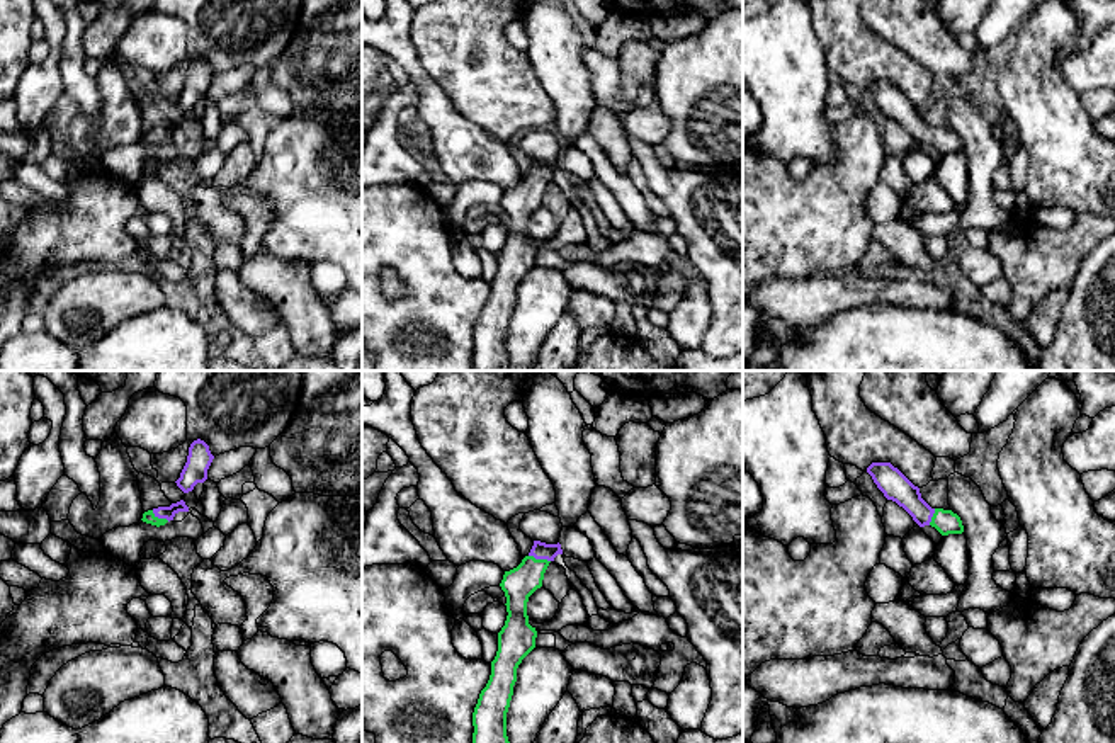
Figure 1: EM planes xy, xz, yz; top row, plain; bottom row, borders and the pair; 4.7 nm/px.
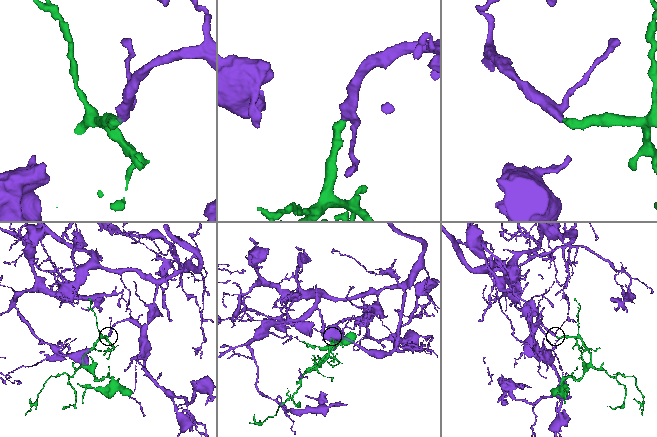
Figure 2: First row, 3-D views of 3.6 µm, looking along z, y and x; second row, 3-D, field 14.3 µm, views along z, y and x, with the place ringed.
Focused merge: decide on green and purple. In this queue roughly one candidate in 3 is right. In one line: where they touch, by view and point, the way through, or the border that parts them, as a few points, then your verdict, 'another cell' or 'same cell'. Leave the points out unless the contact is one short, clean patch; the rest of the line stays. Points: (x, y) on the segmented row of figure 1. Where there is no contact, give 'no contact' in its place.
meets green in xz at (539, 560); runs through xz (519, 584), (539, 560), (539, 550); same cell

